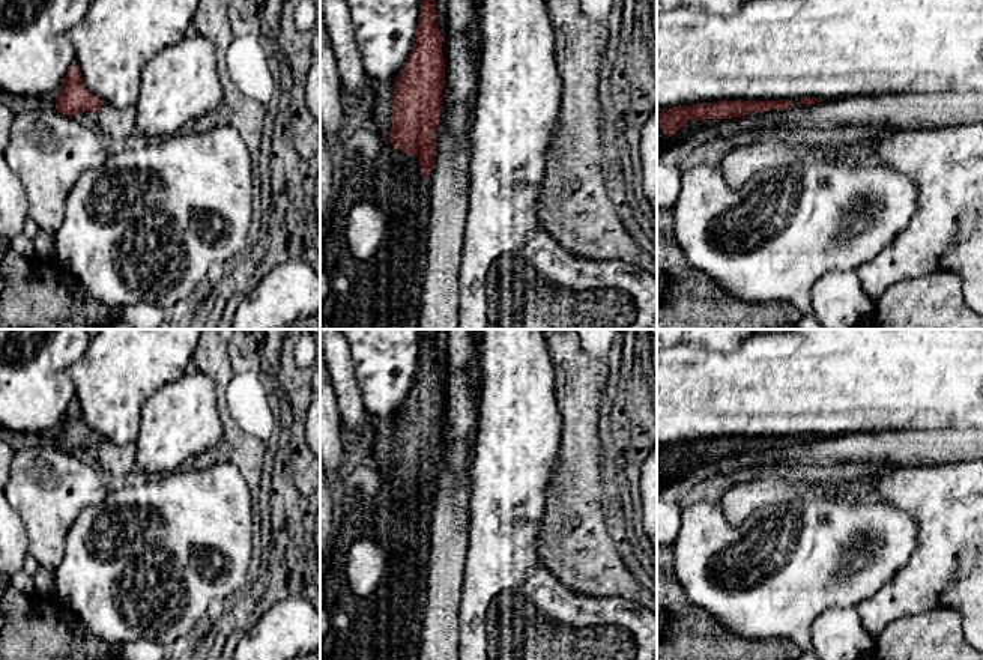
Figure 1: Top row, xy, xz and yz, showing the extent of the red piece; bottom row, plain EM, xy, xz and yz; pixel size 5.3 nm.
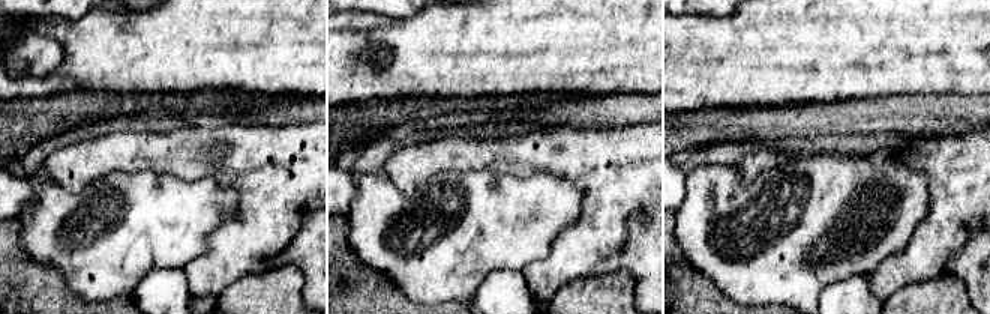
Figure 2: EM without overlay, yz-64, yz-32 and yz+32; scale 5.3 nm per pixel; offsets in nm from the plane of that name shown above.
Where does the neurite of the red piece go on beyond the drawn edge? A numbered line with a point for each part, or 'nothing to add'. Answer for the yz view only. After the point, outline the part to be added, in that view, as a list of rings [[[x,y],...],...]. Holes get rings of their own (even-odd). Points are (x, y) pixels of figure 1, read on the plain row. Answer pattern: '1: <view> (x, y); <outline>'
nothing to add

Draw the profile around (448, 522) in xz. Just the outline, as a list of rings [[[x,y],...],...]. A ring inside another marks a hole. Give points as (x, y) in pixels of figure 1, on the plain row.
[[[442,427],[437,486],[430,510],[431,547],[427,571],[427,603],[418,660],[458,660],[460,601],[469,547],[469,468],[458,474],[449,465],[449,439]]]

